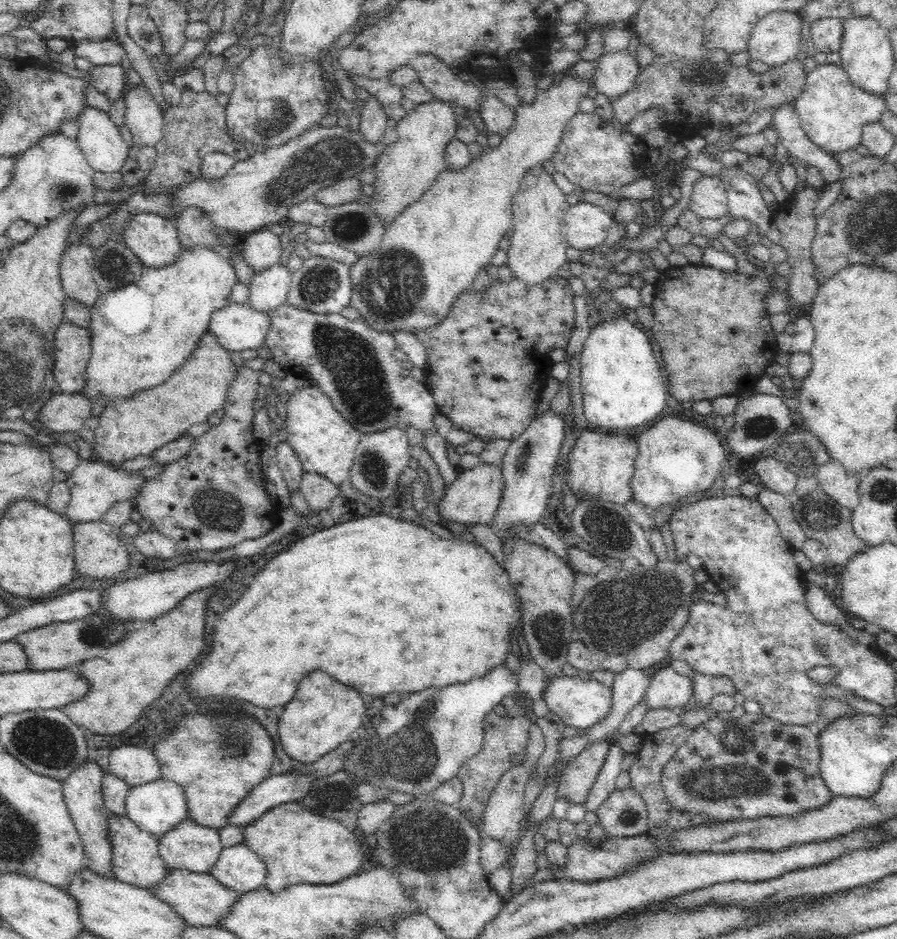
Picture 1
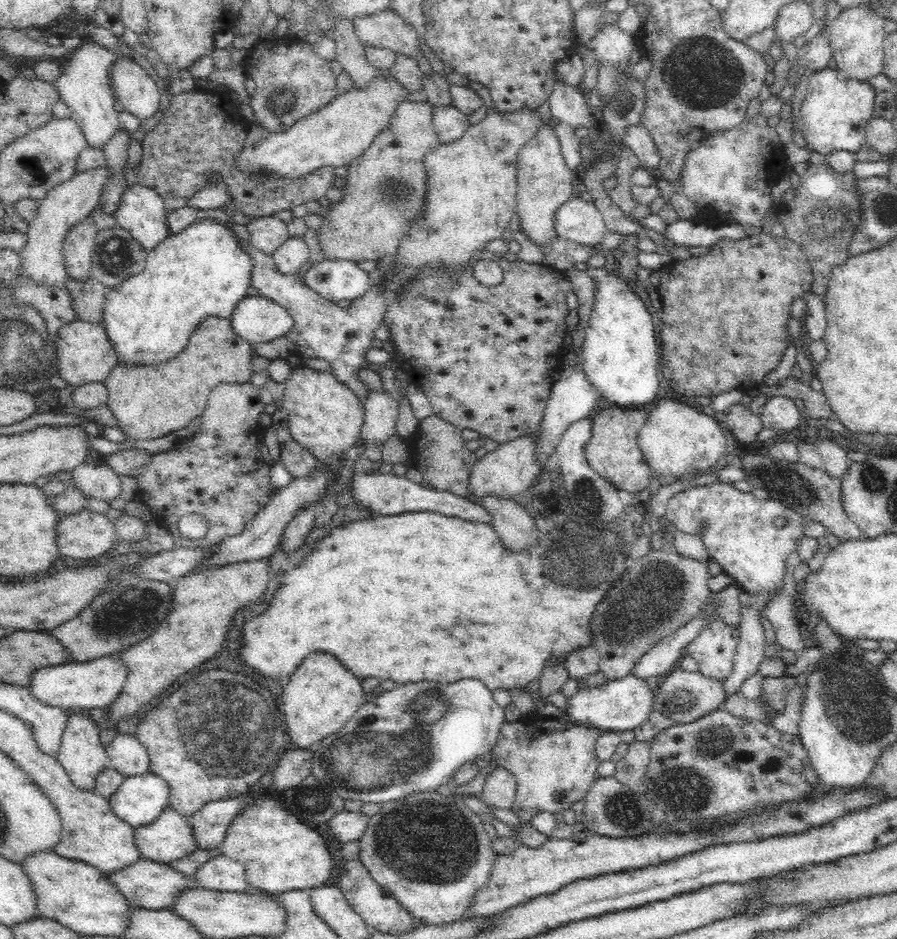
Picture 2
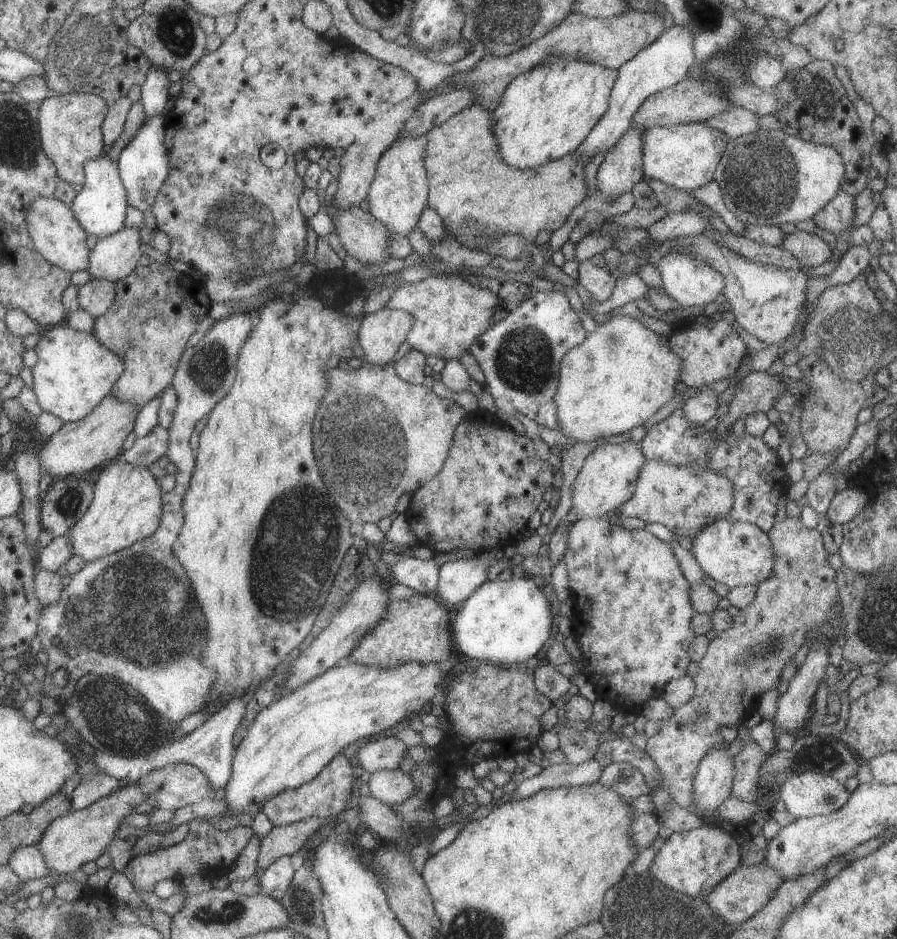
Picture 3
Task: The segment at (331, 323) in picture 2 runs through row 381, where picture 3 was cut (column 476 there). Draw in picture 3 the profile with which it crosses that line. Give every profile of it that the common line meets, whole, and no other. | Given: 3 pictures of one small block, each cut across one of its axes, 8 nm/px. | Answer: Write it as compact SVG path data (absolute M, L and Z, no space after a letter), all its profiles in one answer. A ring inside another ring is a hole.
M540 290L478 336L469 353L484 373L487 390L498 408L497 417L504 421L520 413L550 430L561 430L554 402L560 365L571 348L584 342L587 333L566 293Z

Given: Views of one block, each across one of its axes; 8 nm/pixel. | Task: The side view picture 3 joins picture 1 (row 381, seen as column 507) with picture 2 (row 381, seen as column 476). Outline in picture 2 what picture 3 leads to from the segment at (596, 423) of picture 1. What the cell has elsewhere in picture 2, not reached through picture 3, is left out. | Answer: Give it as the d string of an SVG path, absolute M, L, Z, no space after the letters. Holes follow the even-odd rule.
M587 264L587 273L595 280L595 300L581 351L581 367L598 391L598 399L622 409L644 408L658 396L662 376L651 314L644 300L617 272Z

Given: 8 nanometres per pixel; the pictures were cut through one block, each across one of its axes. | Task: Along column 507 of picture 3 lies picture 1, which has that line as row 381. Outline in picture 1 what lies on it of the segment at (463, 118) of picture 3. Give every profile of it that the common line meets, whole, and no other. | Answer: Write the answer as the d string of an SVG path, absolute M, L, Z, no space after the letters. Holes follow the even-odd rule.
M206 331L200 337L199 343L195 345L192 354L186 359L186 364L172 372L172 376L164 384L150 390L136 392L134 396L126 400L110 400L105 404L106 408L100 415L100 426L92 440L94 457L100 457L106 463L110 461L114 463L114 468L118 468L116 465L135 459L137 456L149 457L157 448L186 434L192 426L206 423L211 414L224 406L228 389L231 382L234 382L236 370L230 354L218 343L216 335Z

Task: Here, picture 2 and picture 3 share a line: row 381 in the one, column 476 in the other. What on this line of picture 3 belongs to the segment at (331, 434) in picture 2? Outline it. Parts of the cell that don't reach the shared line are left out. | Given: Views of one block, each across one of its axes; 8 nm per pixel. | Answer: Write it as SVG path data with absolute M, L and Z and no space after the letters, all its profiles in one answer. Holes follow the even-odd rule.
M430 276L418 283L402 284L392 292L392 298L386 304L390 309L404 310L414 318L414 324L406 336L411 348L430 355L444 358L446 361L458 361L469 352L478 336L488 328L497 307L503 306L498 294L488 288L480 288L457 276Z

